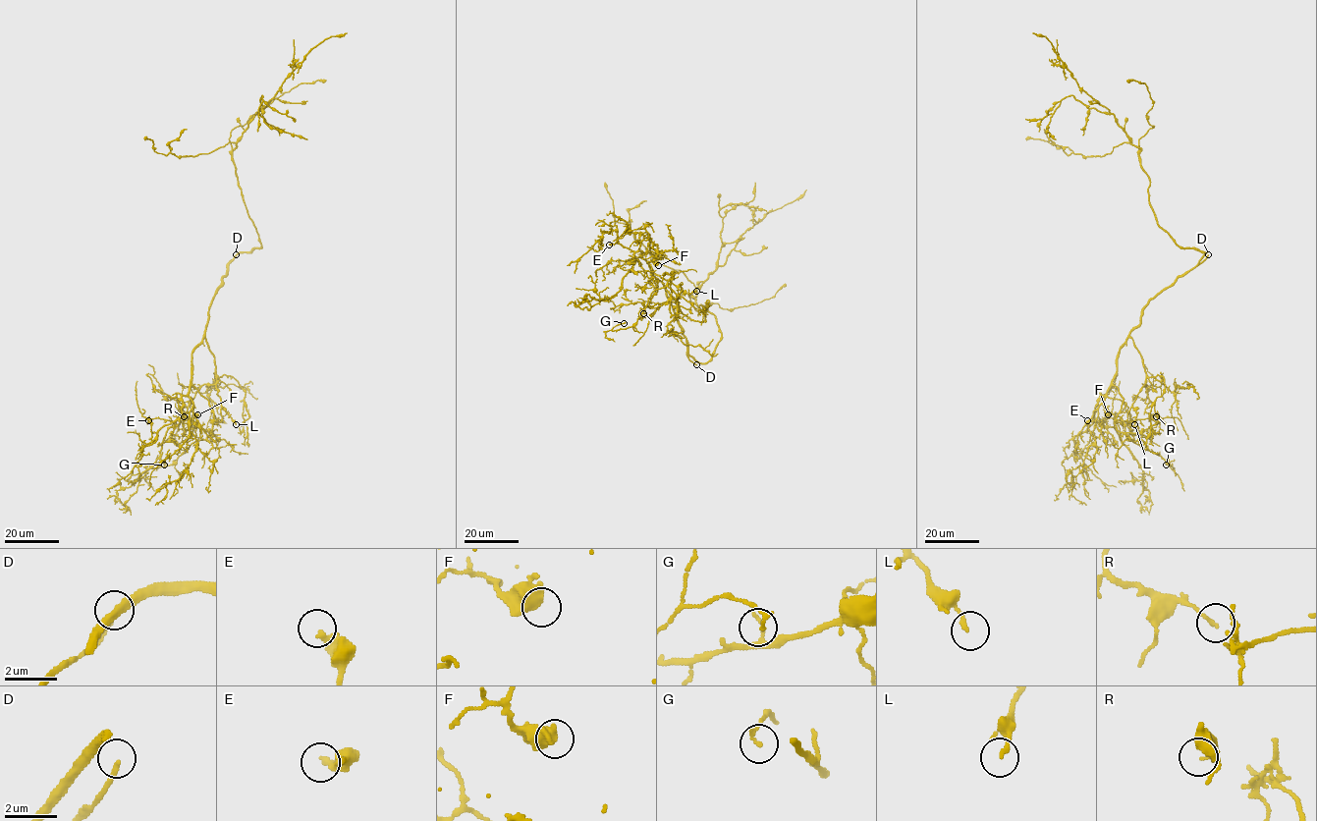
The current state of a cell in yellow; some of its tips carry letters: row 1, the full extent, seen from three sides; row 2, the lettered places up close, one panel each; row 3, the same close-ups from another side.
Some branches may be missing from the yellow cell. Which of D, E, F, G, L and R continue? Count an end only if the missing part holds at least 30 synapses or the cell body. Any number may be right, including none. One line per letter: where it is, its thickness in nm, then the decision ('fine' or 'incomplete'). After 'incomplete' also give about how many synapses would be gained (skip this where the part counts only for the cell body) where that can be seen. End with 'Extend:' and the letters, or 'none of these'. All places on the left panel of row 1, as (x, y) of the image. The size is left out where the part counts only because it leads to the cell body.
D: (236, 254) | 150 nm | incomplete
E: (148, 420) | 320 nm | fine
F: (197, 414) | 550 nm | fine
G: (164, 465) | 160 nm | fine
L: (236, 424) | 150 nm | incomplete | 35 syn
R: (184, 416) | 110 nm | fine
Extend: D, L

